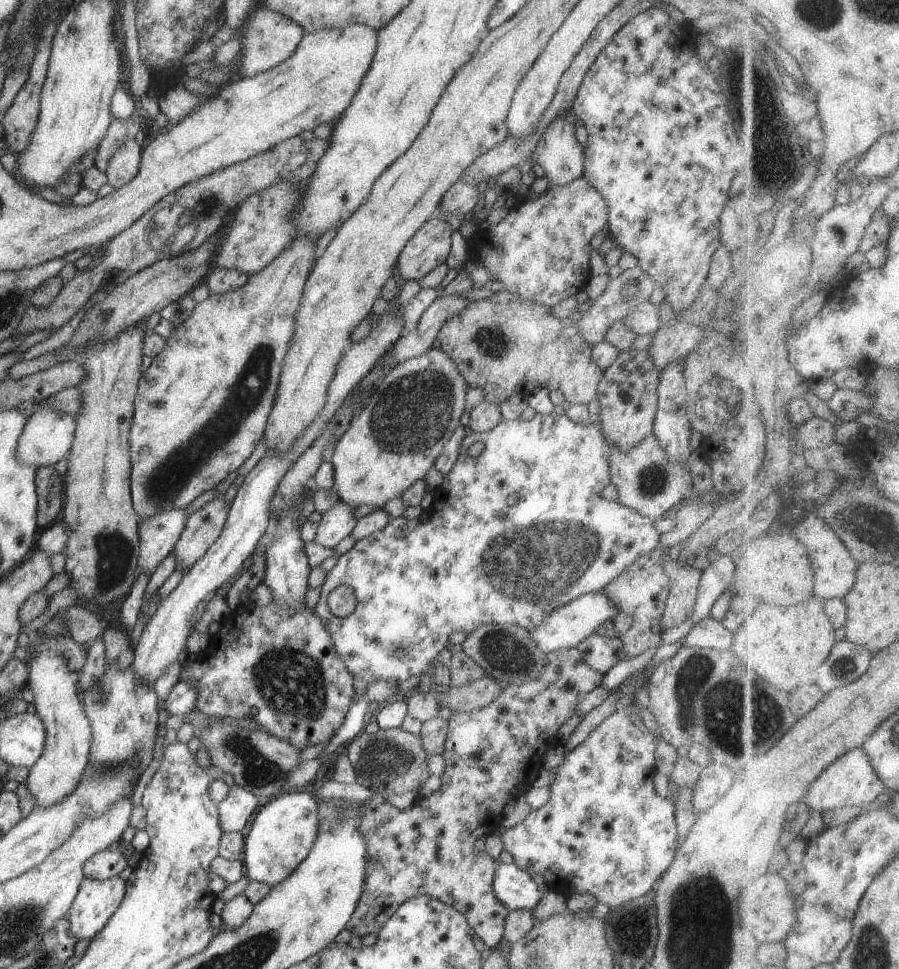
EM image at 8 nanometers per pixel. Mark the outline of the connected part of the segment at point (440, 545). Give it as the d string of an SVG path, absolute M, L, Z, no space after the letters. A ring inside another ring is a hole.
M554 412L547 415L536 413L530 421L524 421L521 418L511 421L503 419L491 431L481 433L475 433L467 428L456 463L450 472L443 476L438 490L432 492L433 503L428 511L429 516L424 521L416 518L408 520L402 516L392 517L382 530L377 530L369 537L358 539L348 552L338 556L337 564L326 573L319 601L312 610L317 613L331 634L334 650L350 674L353 677L359 676L362 680L366 680L368 685L376 680L387 680L392 684L397 684L395 697L405 698L417 689L428 685L429 674L433 665L437 663L436 656L446 648L446 643L449 642L452 632L471 633L483 624L489 626L493 624L518 625L531 631L553 610L582 595L602 591L639 556L652 552L660 542L660 535L655 525L656 520L642 516L634 509L629 509L616 501L607 500L600 495L600 492L611 484L609 469L611 449L612 446L606 442L601 428L595 423L590 422L584 426L574 423L566 413L563 415L557 415ZM478 441L483 442L485 448L478 457L470 457L467 453L468 447ZM340 584L350 586L357 598L356 608L347 617L336 617L330 613L326 601L328 594Z

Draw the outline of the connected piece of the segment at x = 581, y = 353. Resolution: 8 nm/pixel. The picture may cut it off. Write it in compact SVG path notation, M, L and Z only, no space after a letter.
M492 299L472 301L459 315L441 326L437 338L441 342L441 350L452 358L467 386L482 388L488 403L499 405L512 394L527 398L537 388L545 388L549 392L560 390L571 405L589 404L597 398L604 371L592 362L592 346L582 338L577 324L573 324L570 318L556 318L543 304L526 300L507 303Z

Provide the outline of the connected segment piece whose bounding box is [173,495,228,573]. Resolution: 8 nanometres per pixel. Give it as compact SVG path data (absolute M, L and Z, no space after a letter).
M220 495L186 519L184 530L173 548L176 569L187 573L206 554L223 531L227 512L224 495Z

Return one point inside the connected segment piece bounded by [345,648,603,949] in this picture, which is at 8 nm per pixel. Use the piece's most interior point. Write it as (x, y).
(493, 755)

